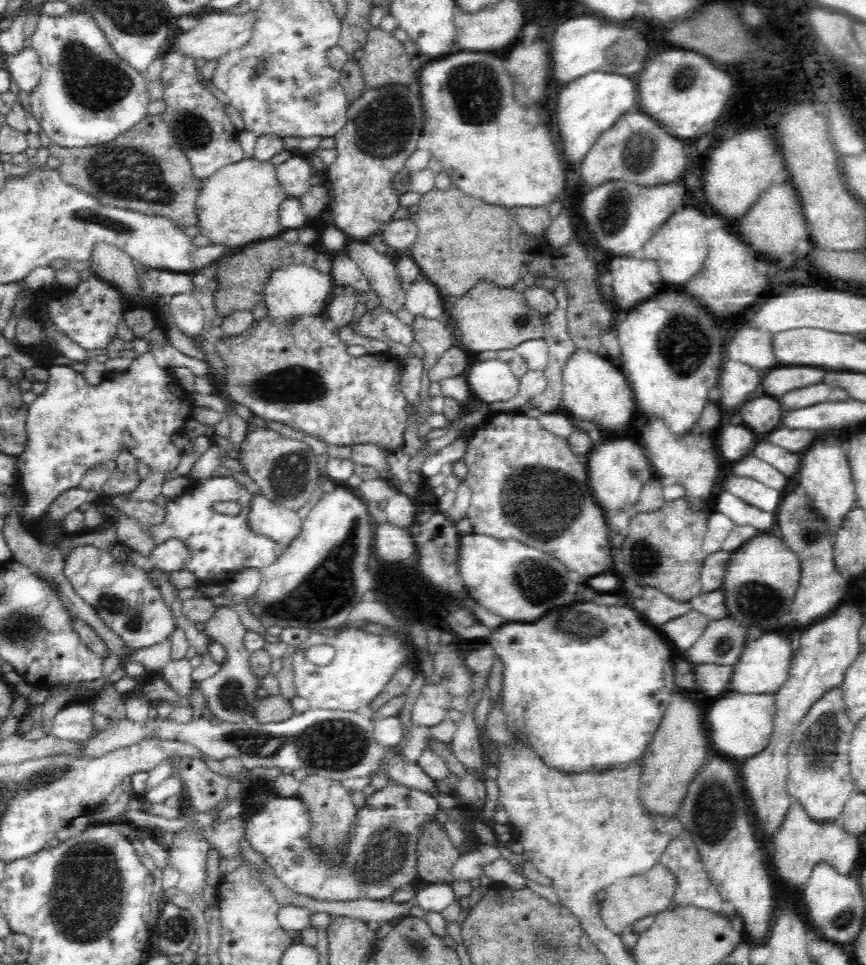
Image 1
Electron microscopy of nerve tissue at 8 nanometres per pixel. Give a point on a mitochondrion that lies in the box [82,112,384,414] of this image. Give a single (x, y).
(127, 172)

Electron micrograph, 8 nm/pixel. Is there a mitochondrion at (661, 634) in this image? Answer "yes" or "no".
no

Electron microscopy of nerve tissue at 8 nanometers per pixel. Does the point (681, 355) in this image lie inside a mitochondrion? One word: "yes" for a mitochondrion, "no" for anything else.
yes

